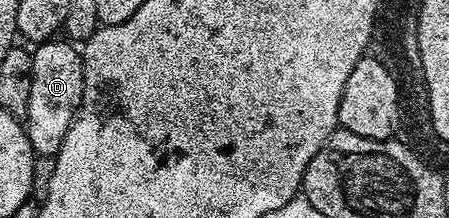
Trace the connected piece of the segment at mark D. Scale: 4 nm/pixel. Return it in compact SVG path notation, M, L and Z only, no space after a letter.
M44 41L32 51L32 80L26 130L33 152L37 156L56 156L70 129L72 119L80 108L84 92L84 61L71 42Z

